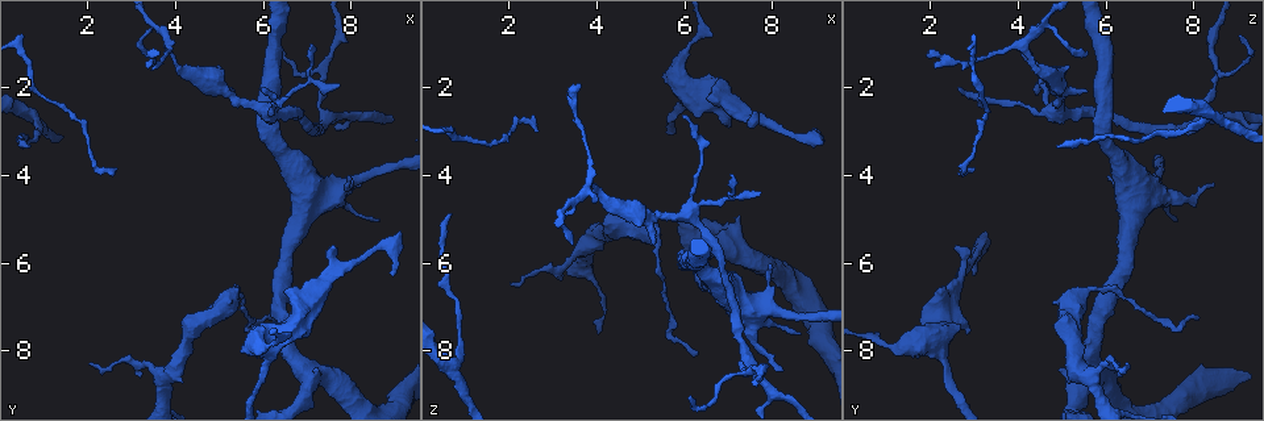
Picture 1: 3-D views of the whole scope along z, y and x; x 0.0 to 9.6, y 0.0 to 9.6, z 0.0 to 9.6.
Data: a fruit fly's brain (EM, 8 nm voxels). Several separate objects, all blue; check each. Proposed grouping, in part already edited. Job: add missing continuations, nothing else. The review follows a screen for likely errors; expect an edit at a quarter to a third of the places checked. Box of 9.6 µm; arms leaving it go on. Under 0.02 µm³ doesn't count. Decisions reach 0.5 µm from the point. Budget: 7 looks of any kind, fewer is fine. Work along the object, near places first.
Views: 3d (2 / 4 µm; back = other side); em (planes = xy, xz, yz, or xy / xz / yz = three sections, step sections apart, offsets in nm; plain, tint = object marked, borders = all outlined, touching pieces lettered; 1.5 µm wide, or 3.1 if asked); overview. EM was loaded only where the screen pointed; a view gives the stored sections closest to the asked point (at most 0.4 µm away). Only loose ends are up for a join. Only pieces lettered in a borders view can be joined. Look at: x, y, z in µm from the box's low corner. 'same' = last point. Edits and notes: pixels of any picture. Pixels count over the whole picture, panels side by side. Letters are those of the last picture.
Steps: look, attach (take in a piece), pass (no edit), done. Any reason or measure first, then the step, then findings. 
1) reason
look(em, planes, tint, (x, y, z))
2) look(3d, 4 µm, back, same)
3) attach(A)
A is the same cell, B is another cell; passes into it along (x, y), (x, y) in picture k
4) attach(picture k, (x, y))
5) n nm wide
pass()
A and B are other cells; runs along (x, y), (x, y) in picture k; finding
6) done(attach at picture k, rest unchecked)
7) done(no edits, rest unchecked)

free end
look(em, yz, step 4, tint, (7.25, 8.50, 4.90))

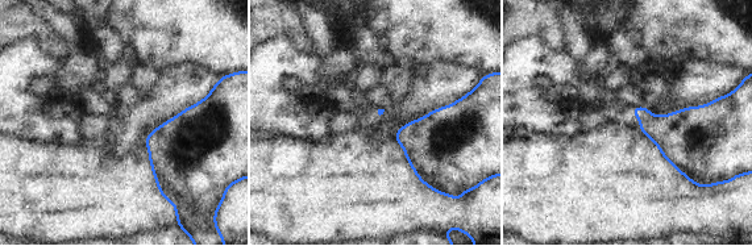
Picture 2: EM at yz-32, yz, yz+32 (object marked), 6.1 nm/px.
look(em, planes, borders, same)

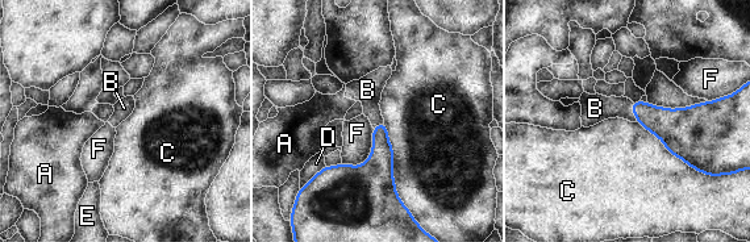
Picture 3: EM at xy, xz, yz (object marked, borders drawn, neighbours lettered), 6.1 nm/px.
attach(B)
B is the same cell, A, C, D, E and F are other cells; passes into it along (671, 126), (633, 112), (595, 108) in picture 3; it goes on there

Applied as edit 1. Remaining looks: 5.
look(em, planes, borders, (6.55, 6.60, 2.30))

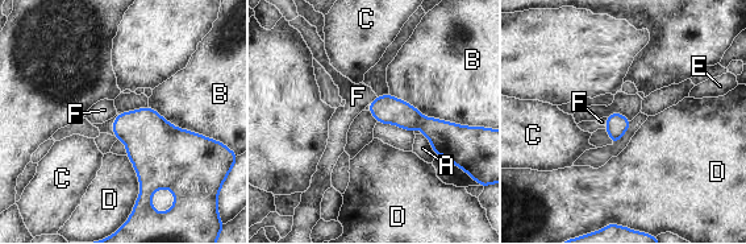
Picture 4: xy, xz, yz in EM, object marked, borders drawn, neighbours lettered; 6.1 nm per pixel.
pass()
A, B, C, D, E and F are other cells; none of them fits

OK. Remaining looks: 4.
tapers out
look(em, xy, step 8, borders, (6.30, 7.35, 8.05))

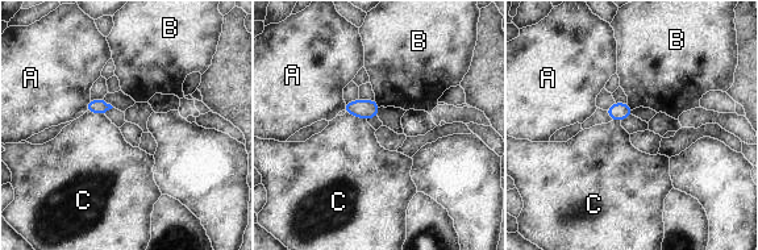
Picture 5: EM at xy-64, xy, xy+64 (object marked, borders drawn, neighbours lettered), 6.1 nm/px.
110 nm wide
pass()
A, B and C are other cells; border along (345, 112), (366, 121) in picture 5; none of them fits

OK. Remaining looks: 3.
done(attach at picture 3, rest unchecked)

